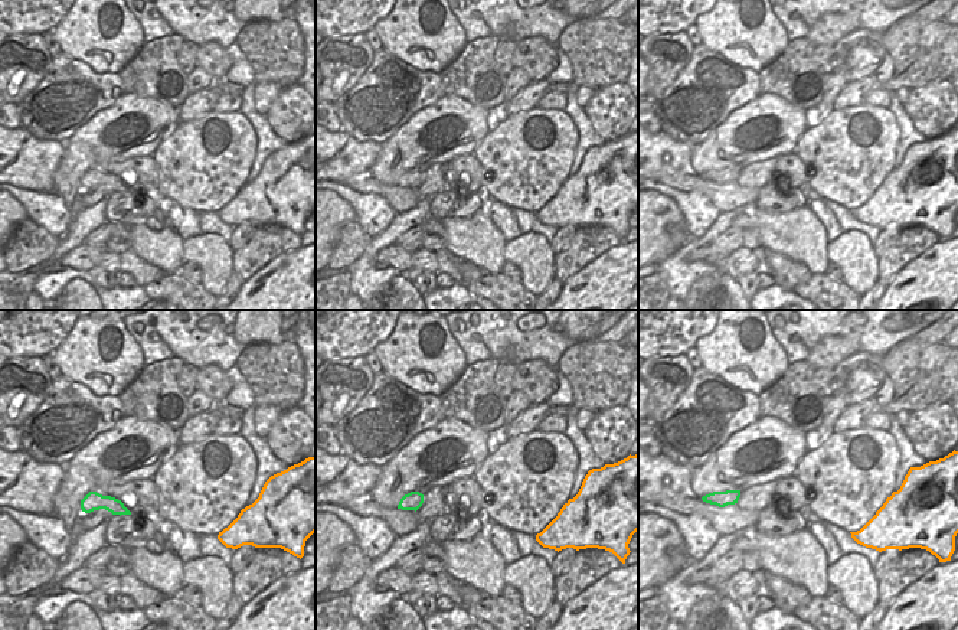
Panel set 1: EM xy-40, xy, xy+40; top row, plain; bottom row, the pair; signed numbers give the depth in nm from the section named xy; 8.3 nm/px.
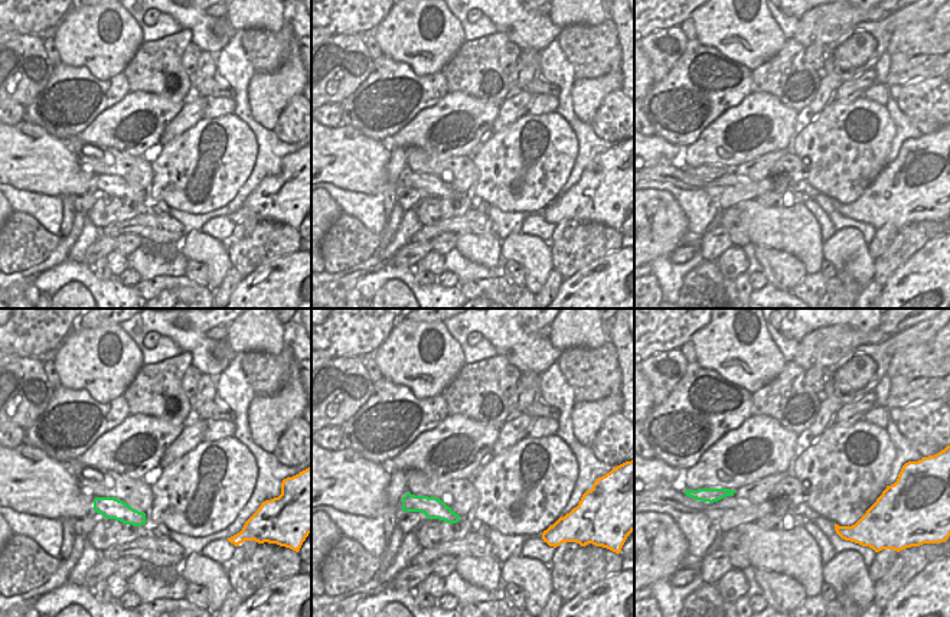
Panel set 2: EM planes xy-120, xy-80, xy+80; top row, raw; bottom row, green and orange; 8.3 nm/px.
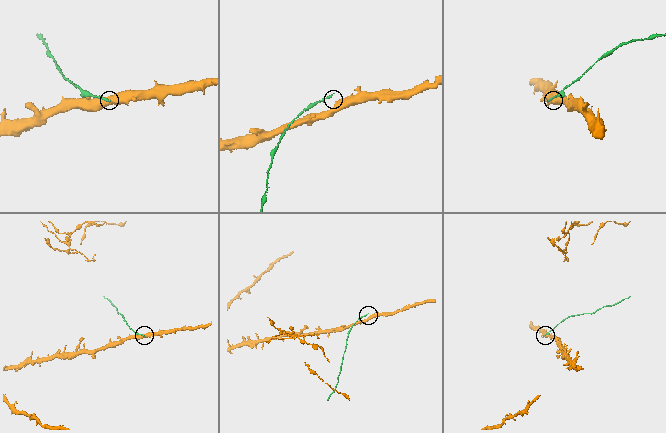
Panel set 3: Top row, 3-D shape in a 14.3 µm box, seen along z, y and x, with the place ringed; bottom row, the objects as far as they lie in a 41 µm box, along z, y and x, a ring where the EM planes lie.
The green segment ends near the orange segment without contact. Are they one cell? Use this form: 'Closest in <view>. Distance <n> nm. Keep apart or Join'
Closest in xy-40. Distance 750 nm. Keep apart.

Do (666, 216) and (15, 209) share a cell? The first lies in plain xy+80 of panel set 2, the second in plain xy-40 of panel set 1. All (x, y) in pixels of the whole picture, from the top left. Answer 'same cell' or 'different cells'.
same cell

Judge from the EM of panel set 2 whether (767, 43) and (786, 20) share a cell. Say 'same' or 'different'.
different

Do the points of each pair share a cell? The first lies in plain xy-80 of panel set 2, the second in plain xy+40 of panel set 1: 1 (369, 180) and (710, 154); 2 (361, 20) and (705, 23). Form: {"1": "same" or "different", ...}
{"1": "different", "2": "different"}

